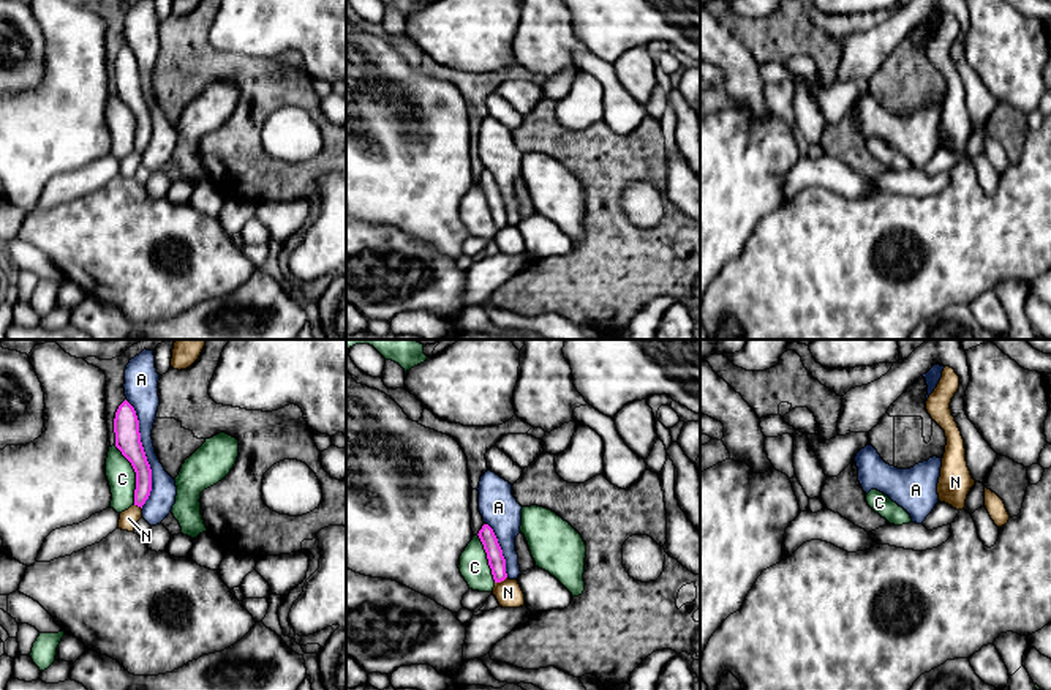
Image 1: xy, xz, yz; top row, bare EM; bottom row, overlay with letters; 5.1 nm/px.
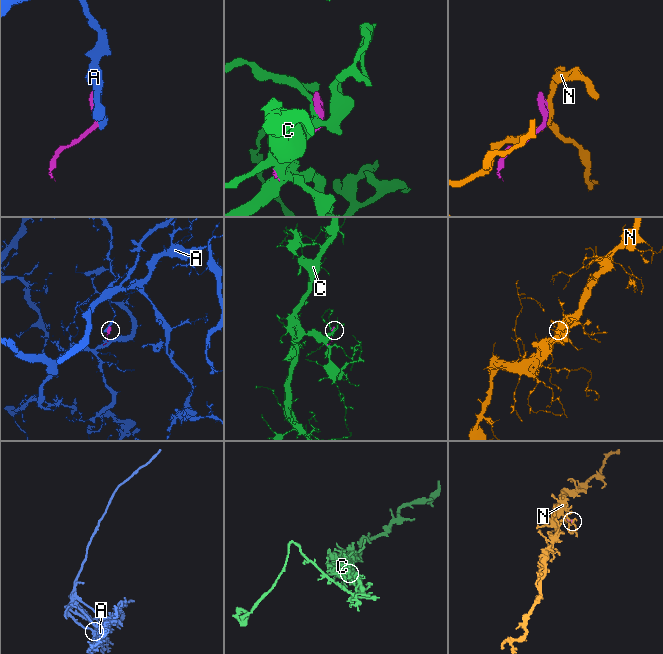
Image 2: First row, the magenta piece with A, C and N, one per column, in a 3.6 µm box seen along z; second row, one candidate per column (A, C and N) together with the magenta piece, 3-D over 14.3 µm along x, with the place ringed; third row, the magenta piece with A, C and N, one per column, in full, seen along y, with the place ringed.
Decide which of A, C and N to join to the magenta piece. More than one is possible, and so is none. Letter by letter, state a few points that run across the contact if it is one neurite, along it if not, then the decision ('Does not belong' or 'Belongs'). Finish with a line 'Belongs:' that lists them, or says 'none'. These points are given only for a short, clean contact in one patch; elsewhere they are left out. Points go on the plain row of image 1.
A: Belongs
C: Does not belong
N: Does not belong
Belongs: A

